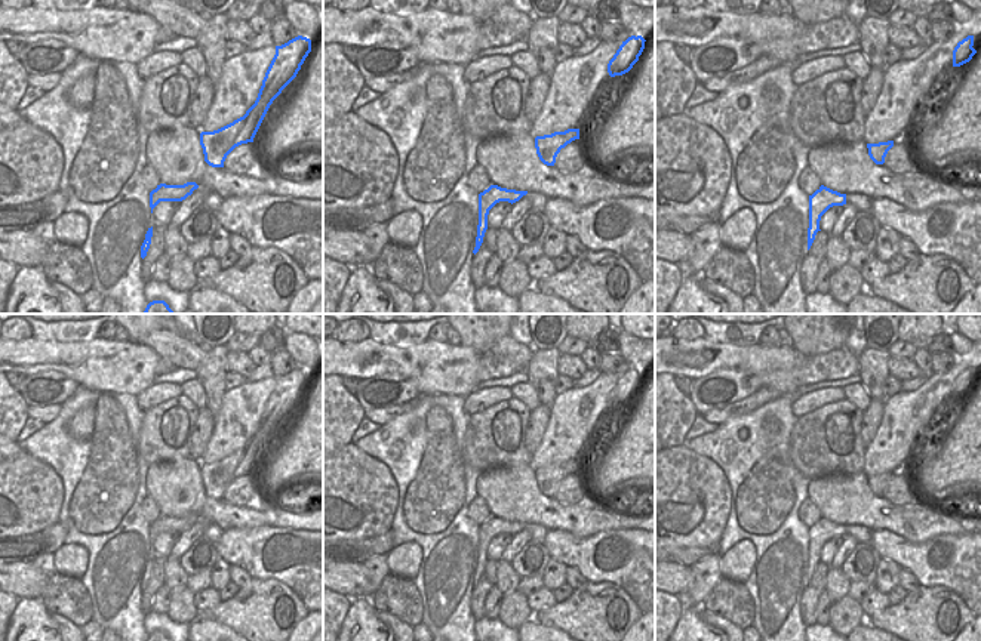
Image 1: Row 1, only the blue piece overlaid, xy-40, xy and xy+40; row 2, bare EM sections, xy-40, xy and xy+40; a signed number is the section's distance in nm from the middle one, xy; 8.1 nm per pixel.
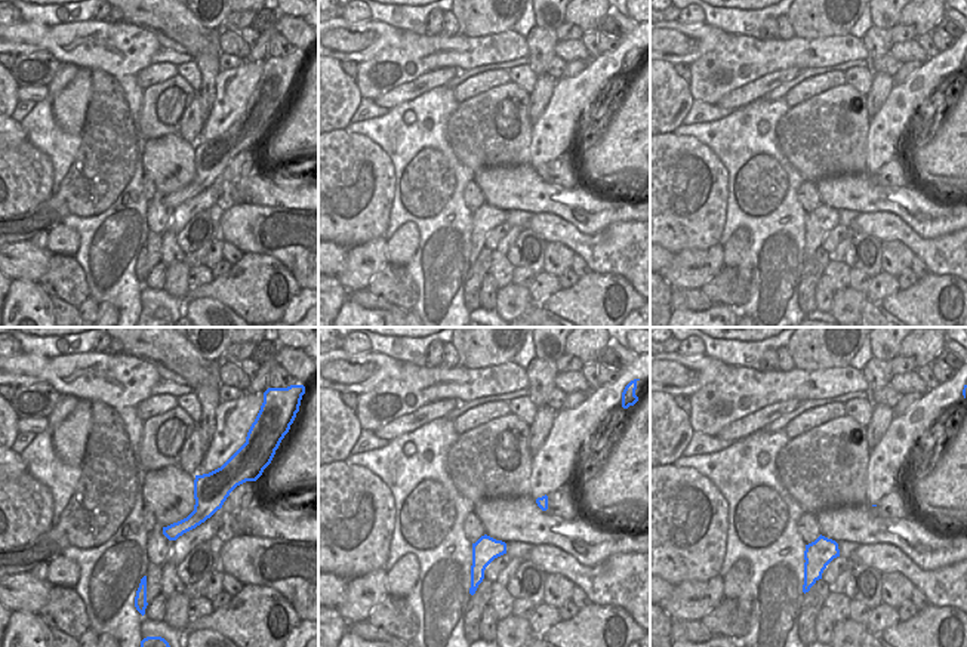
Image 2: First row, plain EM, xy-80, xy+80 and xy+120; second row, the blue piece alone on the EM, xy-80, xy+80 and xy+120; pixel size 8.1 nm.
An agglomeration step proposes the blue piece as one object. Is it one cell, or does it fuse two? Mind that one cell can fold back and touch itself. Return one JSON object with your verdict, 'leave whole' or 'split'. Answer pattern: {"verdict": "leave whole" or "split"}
{"verdict": "leave whole"}

